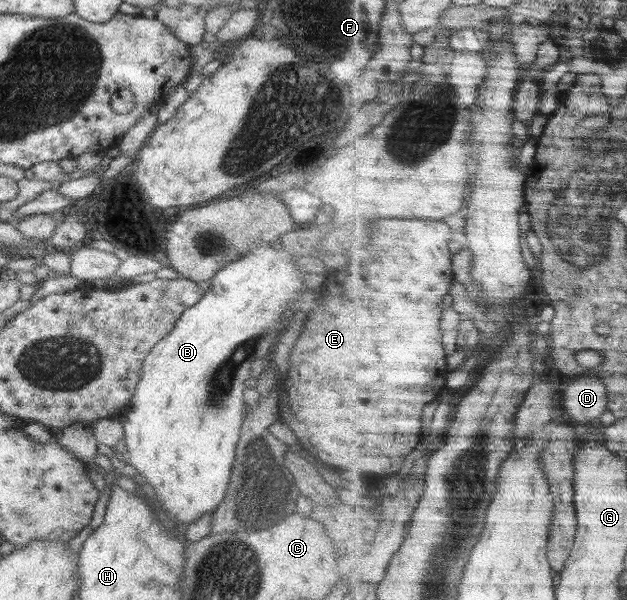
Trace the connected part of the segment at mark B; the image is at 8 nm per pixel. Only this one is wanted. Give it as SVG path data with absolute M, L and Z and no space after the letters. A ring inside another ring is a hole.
M278 243L259 245L241 259L217 270L203 298L187 309L175 328L144 359L141 378L125 411L124 431L127 462L157 495L159 507L183 525L191 525L203 513L213 513L226 495L231 467L236 460L239 428L243 424L245 380L249 379L254 359L263 358L285 332L293 301L304 291L307 272L299 269L289 251Z

